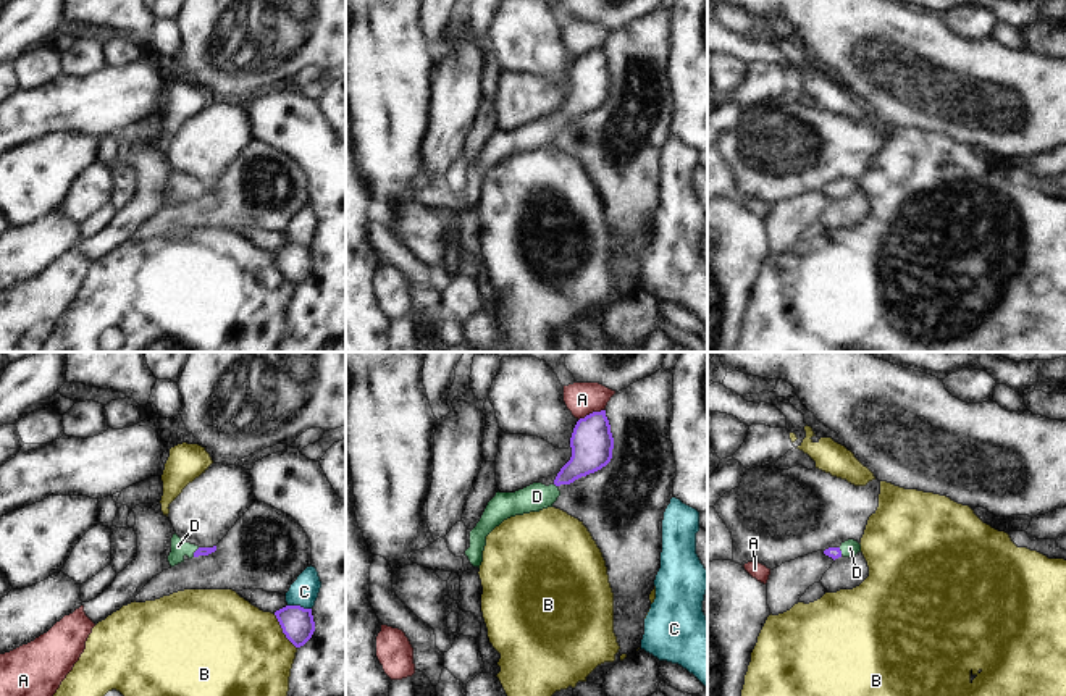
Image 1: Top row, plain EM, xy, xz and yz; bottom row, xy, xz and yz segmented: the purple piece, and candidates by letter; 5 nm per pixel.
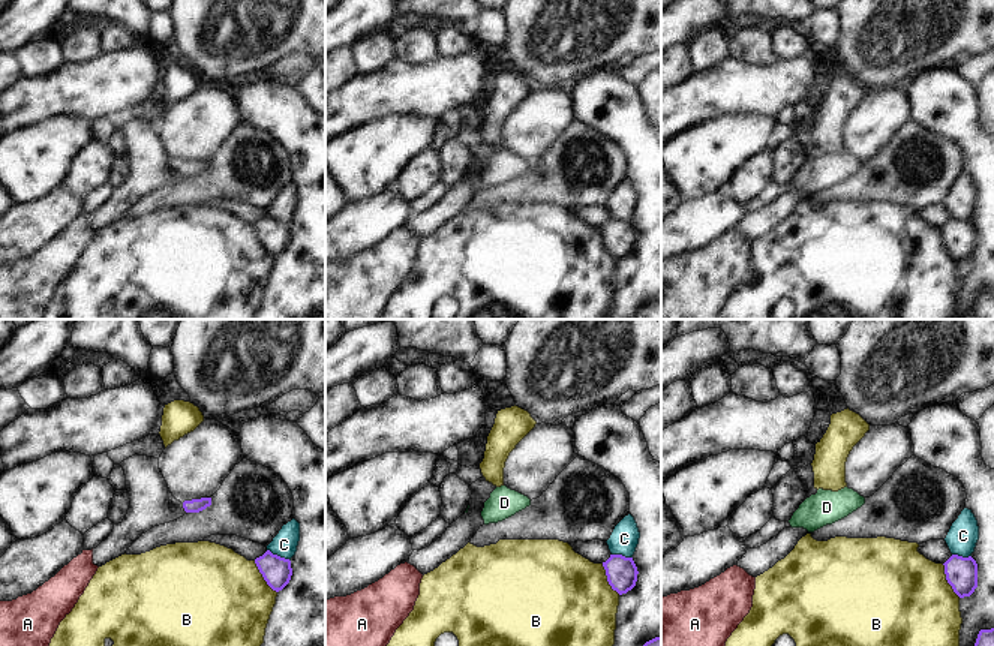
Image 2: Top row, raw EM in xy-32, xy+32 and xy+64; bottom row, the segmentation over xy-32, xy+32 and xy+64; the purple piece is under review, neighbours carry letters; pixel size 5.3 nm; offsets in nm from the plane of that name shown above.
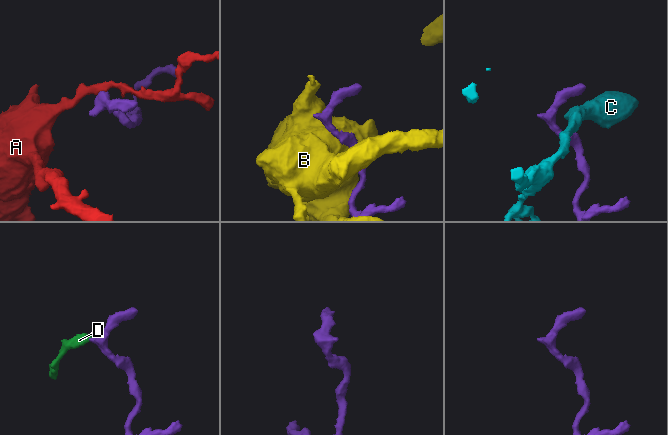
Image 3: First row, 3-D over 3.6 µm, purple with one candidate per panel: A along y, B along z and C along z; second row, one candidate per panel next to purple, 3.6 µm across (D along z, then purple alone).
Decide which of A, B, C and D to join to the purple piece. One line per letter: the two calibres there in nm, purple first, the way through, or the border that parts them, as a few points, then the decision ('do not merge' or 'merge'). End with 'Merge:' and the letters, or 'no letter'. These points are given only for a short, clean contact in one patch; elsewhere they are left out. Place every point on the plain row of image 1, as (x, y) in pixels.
A: 220 nm thick on the purple side, 160 nm on the other; border along xz (603, 47), (593, 49), (579, 58); do not merge
B: 160 nm thick on the purple side, 500 nm on the other; do not merge
C: 160 nm thick on the purple side, 140 nm on the other; border along xy (288, 243), (310, 247); do not merge
D: 50 nm thick on the purple side, 80 nm on the other; runs through xy (202, 189), (194, 191), (178, 184); merge
Merge: D

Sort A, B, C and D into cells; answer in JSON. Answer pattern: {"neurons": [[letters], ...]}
{"neurons": [["A"], ["B"], ["C"], ["D"]]}

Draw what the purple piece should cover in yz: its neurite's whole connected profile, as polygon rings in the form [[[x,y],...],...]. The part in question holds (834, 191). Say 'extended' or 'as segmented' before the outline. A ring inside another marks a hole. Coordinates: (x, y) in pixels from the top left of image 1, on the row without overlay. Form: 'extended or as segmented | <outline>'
extended | [[[848,178],[845,181],[841,181],[840,186],[829,186],[824,189],[825,194],[832,195],[833,199],[838,195],[853,195],[858,191],[861,191],[861,182],[854,178]]]

